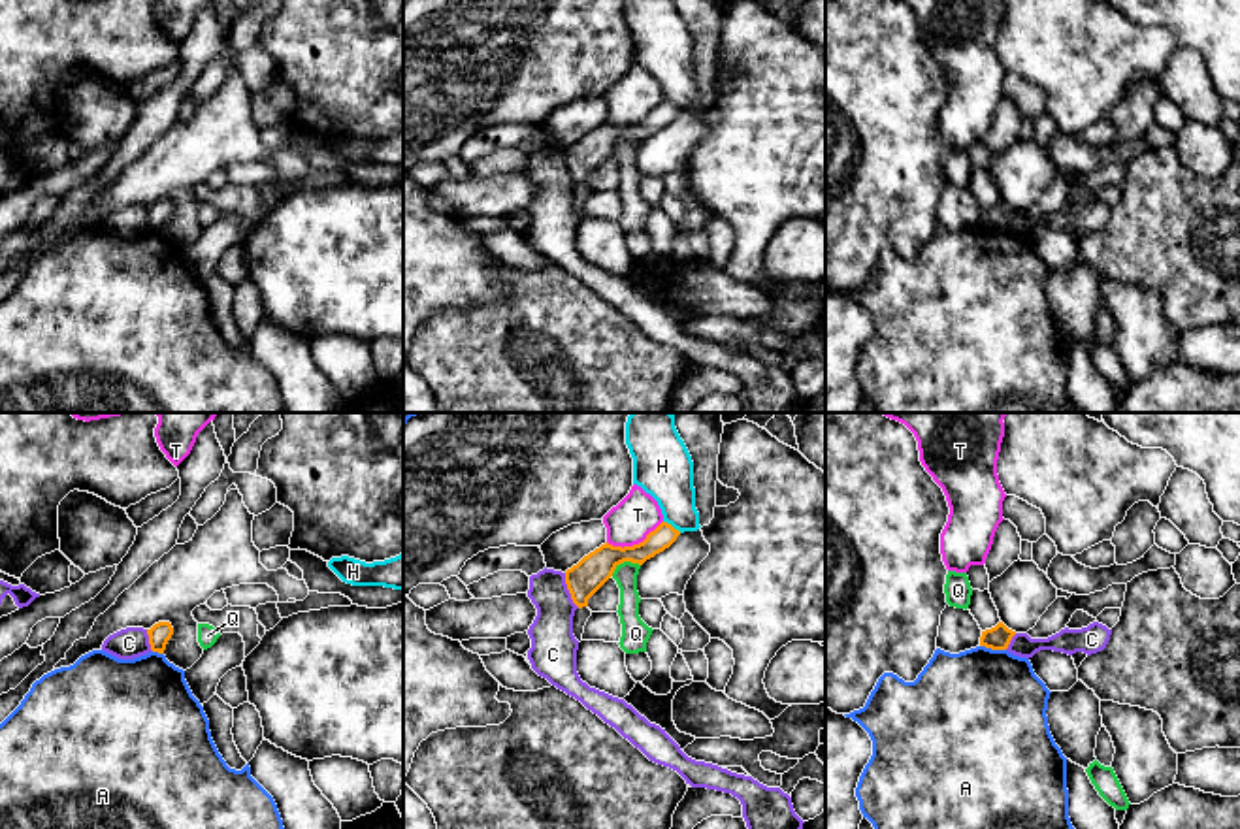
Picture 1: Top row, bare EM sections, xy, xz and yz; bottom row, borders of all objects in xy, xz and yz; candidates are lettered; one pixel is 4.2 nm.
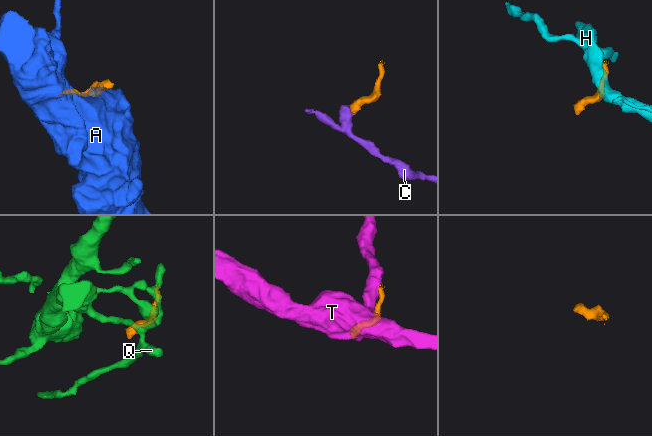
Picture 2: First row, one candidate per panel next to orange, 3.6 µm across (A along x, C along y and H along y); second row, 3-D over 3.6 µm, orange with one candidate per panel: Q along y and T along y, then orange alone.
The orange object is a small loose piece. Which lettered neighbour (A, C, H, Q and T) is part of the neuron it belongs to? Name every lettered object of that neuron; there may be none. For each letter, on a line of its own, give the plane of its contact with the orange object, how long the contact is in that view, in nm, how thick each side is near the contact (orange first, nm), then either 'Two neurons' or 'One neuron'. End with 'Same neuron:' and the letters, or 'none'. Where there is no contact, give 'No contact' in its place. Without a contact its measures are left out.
A: Touches orange in yz. Shared border 110 nm. Thickness 100 nm (orange) against 500 nm. One neuron
C: Touches orange in xz. Shared border 170 nm. Thickness 150 nm (orange) against 190 nm. Two neurons
H: Touches orange in xz. Shared border 90 nm. Thickness 100 nm (orange) against 240 nm. Two neurons
Q: Touches orange in xz. Shared border 140 nm. Thickness 150 nm (orange) against 100 nm. Two neurons
T: Touches orange in xz. Shared border 260 nm. Thickness 150 nm (orange) against 180 nm. Two neurons
Same neuron: A

